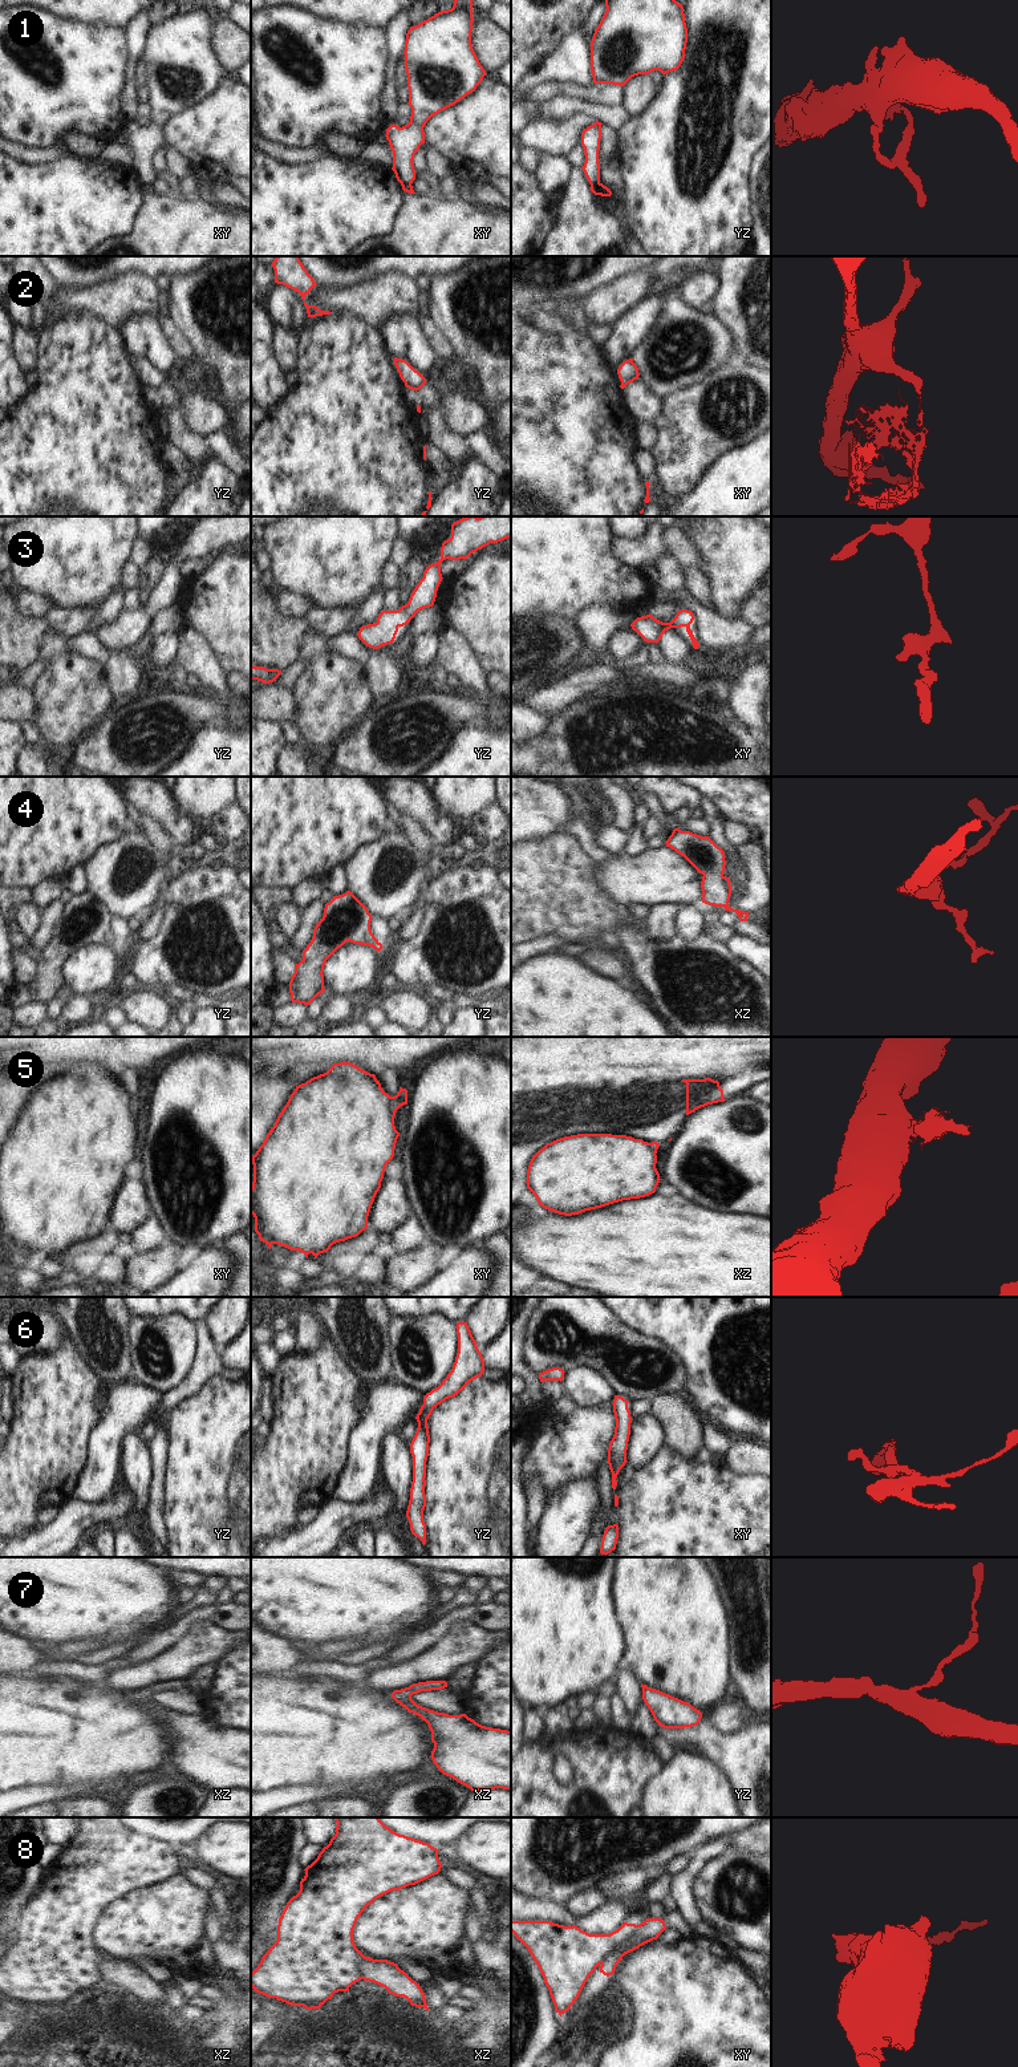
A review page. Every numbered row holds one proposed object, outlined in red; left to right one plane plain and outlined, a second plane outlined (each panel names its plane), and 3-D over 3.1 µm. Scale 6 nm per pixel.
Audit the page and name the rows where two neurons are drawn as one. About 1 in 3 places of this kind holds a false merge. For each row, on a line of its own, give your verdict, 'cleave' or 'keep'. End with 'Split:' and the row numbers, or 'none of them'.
1: cleave
2: cleave
3: keep
4: keep
5: cleave
6: keep
7: keep
8: cleave
Split: 1, 2, 5, 8

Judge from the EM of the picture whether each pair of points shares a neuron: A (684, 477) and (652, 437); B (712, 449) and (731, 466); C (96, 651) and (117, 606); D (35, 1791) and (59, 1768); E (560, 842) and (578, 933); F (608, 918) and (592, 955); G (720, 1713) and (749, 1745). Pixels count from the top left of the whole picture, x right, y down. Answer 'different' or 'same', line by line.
A: different
B: different
C: different
D: different
E: same
F: different
G: different

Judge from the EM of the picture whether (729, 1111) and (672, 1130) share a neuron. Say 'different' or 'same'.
different

